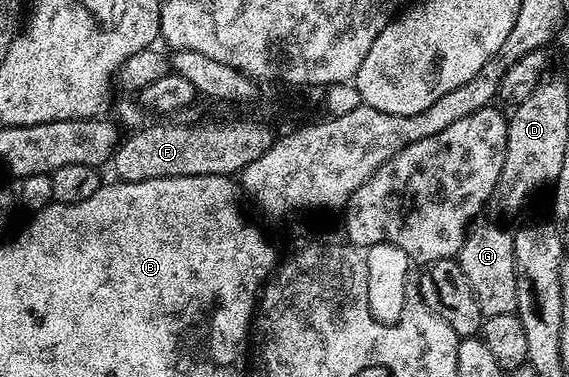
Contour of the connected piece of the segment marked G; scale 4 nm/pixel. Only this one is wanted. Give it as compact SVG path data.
M476 223L468 230L468 238L462 243L458 260L474 287L478 307L485 318L516 312L518 303L518 279L516 278L516 260L514 259L513 234L507 233L500 225L480 225Z

